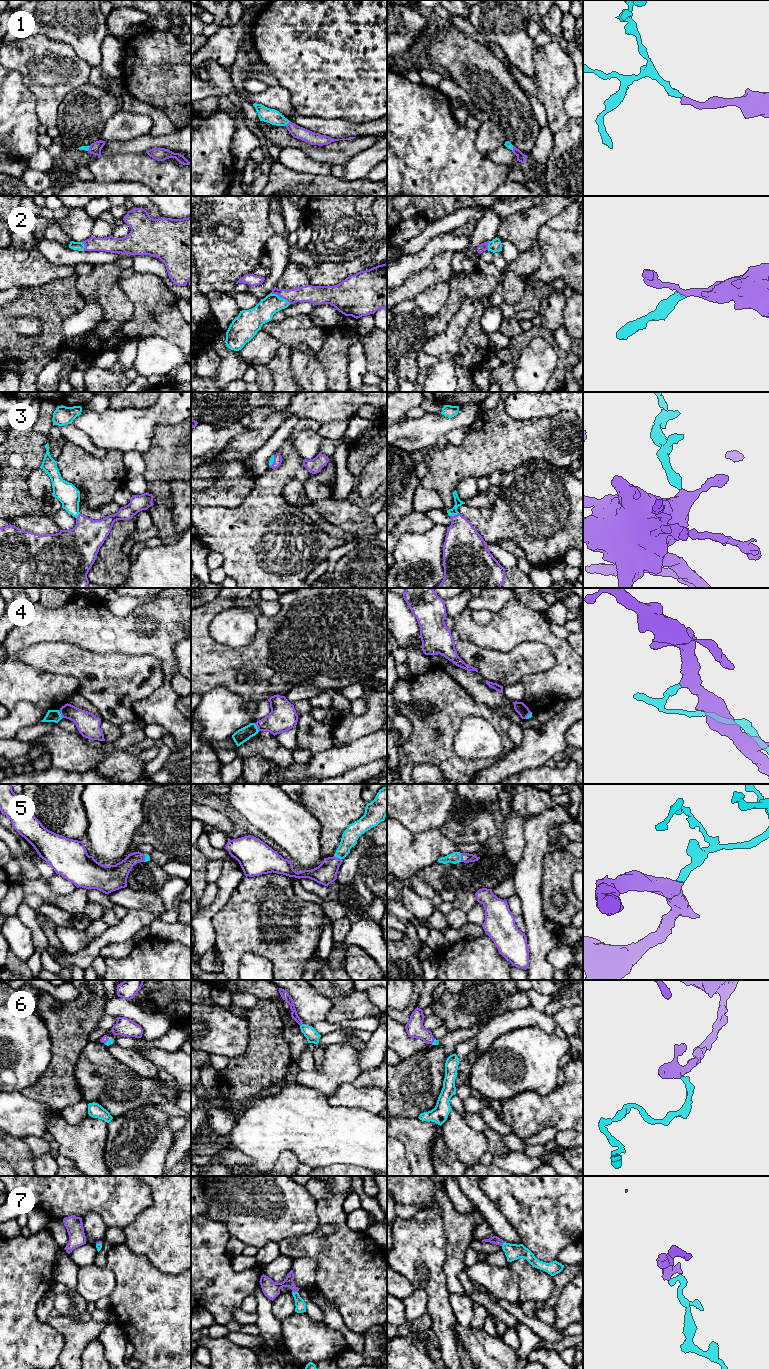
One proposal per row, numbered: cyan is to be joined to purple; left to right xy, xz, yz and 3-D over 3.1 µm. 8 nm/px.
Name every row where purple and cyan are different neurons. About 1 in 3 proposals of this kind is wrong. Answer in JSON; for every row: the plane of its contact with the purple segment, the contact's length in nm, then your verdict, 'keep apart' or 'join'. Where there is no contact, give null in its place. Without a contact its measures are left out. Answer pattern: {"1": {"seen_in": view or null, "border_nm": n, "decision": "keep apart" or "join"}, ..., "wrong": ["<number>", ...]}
{"1": {"seen_in": "xz", "border_nm": 50, "decision": "join"}, "2": {"seen_in": "xz", "border_nm": 180, "decision": "join"}, "3": {"seen_in": "yz", "border_nm": 80, "decision": "join"}, "4": {"seen_in": "xy", "border_nm": 70, "decision": "keep apart"}, "5": {"seen_in": "yz", "border_nm": 70, "decision": "join"}, "6": {"seen_in": "xz", "border_nm": 30, "decision": "join"}, "7": {"seen_in": "xz", "border_nm": 50, "decision": "join"}, "wrong": ["4"]}

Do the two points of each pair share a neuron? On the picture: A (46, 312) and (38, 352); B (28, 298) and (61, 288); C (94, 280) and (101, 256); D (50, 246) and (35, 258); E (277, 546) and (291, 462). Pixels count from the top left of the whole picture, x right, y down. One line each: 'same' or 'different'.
A: same
B: same
C: different
D: different
E: same

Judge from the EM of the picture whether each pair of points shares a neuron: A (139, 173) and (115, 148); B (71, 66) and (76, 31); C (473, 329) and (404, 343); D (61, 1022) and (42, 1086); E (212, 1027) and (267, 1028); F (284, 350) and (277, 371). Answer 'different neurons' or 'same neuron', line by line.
A: different neurons
B: different neurons
C: same neuron
D: same neuron
E: different neurons
F: same neuron

